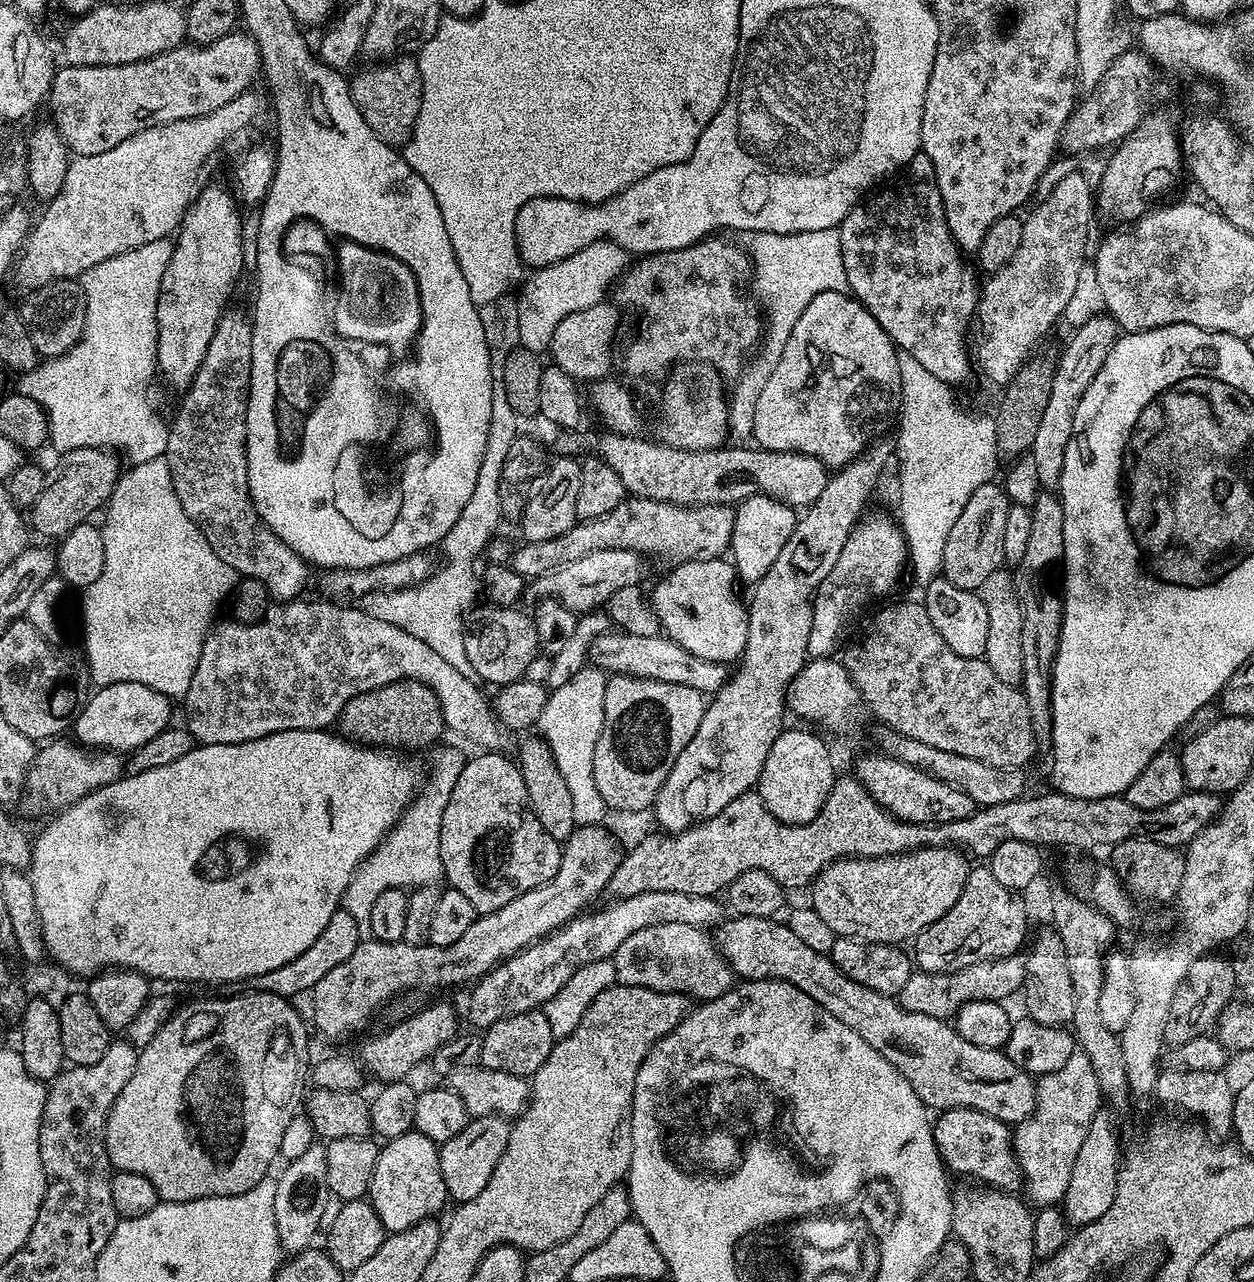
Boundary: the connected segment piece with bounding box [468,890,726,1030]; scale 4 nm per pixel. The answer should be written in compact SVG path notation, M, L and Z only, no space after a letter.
M654 890L625 900L613 899L608 902L612 904L598 909L597 912L585 911L569 924L556 929L551 936L536 941L523 952L509 956L475 981L471 985L472 993L468 996L468 1016L477 1024L477 1029L483 1030L507 1016L539 1009L550 998L554 998L558 990L562 990L562 986L579 968L615 956L618 946L622 946L622 942L626 942L630 934L638 934L638 930L646 926L678 922L712 930L715 924L723 925L726 908L718 901L716 896L691 896L677 894L674 890Z

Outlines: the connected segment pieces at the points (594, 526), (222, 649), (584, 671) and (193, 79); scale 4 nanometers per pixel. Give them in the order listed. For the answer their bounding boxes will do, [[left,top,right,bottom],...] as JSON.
[[510,496,736,578],[182,598,514,754],[538,667,610,825],[46,30,261,157]]

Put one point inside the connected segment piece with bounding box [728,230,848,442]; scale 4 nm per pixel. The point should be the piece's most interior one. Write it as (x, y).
(788, 270)

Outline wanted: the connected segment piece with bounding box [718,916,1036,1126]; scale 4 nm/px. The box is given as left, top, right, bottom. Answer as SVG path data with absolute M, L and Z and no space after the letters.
M736 916L735 918L729 919L727 923L723 925L722 931L724 931L724 933L721 934L720 940L718 936L720 955L727 960L729 966L732 967L733 973L735 973L737 977L743 978L744 980L785 980L792 984L793 989L795 989L797 993L800 991L800 994L814 998L816 1004L820 1004L821 1007L830 1010L830 1014L834 1014L834 1018L838 1018L838 1022L850 1026L850 1030L854 1030L854 1034L858 1034L858 1038L864 1039L865 1042L870 1042L870 1046L874 1046L874 1050L878 1050L878 1054L882 1054L882 1058L886 1058L886 1062L890 1062L895 1068L897 1068L902 1074L902 1078L906 1078L906 1082L910 1082L914 1094L918 1094L918 1098L922 1103L924 1103L925 1108L929 1110L969 1108L970 1110L978 1110L979 1112L990 1114L1009 1126L1022 1124L1032 1115L1033 1110L1036 1109L1036 1080L1033 1079L1029 1073L1025 1072L1024 1069L1019 1068L1019 1066L1008 1057L1007 1051L999 1048L979 1048L974 1045L973 1042L968 1042L962 1034L956 1031L955 1027L953 1027L949 1021L930 1018L930 1014L914 1014L913 1012L908 1012L901 1004L893 999L893 997L884 996L881 992L875 992L866 986L862 986L858 982L854 982L850 978L846 978L846 974L842 974L842 970L838 970L838 966L832 961L831 955L819 952L818 950L810 950L810 946L804 945L798 937L789 930L787 923L780 921L779 924L778 921L779 919L769 918L767 916L763 916L762 918L754 918L753 916Z

